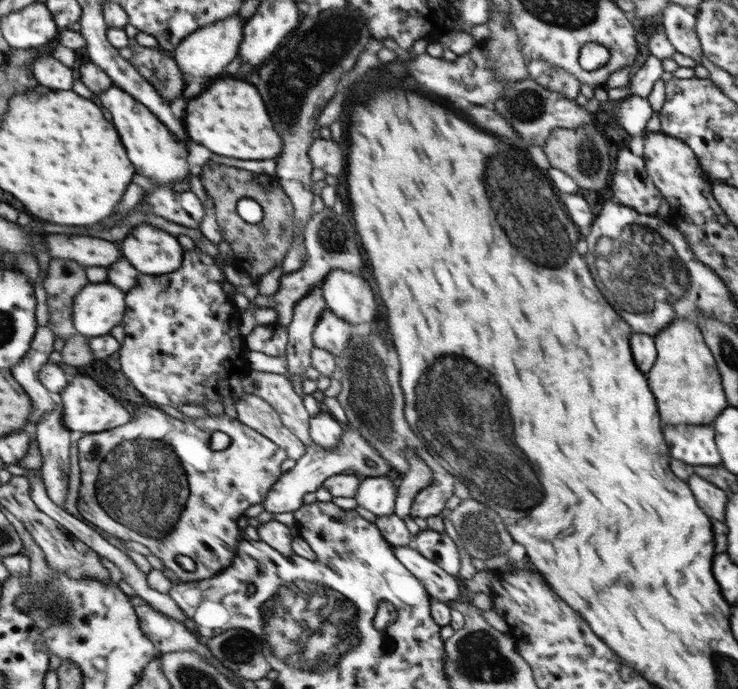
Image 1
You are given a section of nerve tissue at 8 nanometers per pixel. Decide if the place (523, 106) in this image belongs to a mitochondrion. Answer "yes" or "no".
yes

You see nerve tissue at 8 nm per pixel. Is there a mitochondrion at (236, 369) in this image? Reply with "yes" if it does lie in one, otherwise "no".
no

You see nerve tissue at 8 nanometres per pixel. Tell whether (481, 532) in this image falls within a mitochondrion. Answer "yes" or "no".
yes

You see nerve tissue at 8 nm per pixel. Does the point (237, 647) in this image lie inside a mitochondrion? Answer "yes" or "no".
yes

